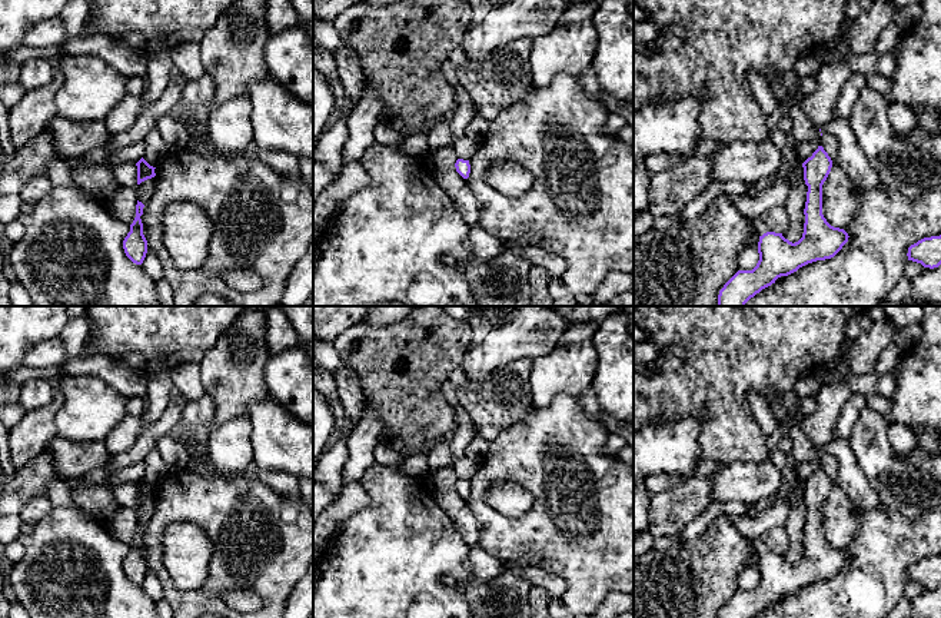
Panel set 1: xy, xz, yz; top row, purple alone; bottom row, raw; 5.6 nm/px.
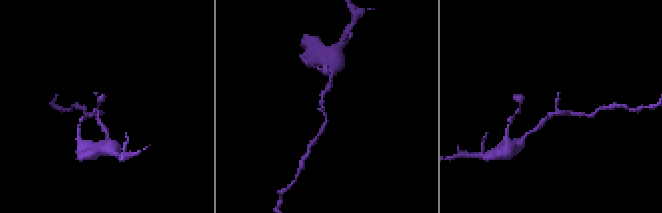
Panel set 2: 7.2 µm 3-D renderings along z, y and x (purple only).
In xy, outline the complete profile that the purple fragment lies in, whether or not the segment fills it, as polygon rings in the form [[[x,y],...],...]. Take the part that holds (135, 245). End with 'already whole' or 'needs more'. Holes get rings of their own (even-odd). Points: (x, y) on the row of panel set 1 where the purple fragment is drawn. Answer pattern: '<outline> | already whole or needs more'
[[[137,200],[136,217],[130,225],[130,232],[123,240],[123,249],[126,256],[136,265],[142,265],[147,253],[147,240],[143,235],[143,223],[140,216],[143,215],[144,205]]] | already whole

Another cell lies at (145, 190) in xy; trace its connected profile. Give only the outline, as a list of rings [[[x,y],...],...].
[[[154,177],[147,179],[142,182],[140,185],[136,186],[137,190],[137,200],[144,205],[143,207],[143,215],[140,216],[142,223],[143,223],[143,235],[146,237],[146,209],[149,206],[149,202],[154,193],[156,182]]]

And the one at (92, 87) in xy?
[[[59,56],[63,84],[56,93],[57,114],[76,122],[106,120],[126,93],[127,77],[94,56]]]

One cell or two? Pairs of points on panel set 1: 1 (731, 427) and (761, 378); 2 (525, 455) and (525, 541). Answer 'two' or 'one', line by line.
1: one
2: one

